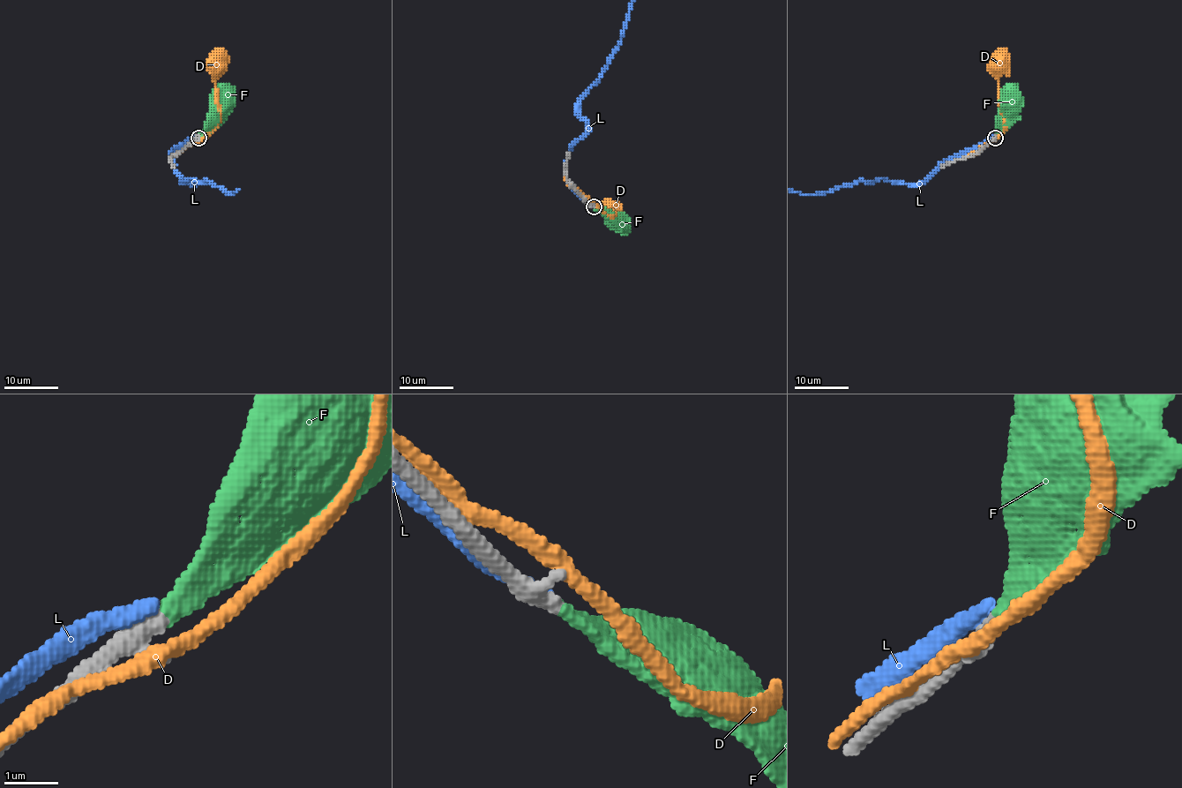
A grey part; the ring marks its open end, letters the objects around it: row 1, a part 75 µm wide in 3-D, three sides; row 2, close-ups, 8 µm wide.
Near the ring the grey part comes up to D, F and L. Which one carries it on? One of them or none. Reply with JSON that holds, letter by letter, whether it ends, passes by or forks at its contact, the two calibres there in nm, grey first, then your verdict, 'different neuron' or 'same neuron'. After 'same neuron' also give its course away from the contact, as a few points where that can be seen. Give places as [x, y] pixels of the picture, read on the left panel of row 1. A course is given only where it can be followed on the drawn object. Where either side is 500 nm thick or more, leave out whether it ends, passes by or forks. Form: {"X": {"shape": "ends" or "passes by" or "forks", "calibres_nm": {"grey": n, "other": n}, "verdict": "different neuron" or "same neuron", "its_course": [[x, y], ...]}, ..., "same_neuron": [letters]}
{"D": {"shape": "passes by", "calibres_nm": {"grey": 260, "other": 300}, "verdict": "different neuron"}, "F": {"shape": "ends", "calibres_nm": {"grey": 400, "other": 360}, "verdict": "same neuron", "its_course": [[198, 137], [219, 116], [219, 110], [224, 103]]}, "L": {"shape": "ends", "calibres_nm": {"grey": 480, "other": 360}, "verdict": "different neuron"}, "same_neuron": ["F"]}

